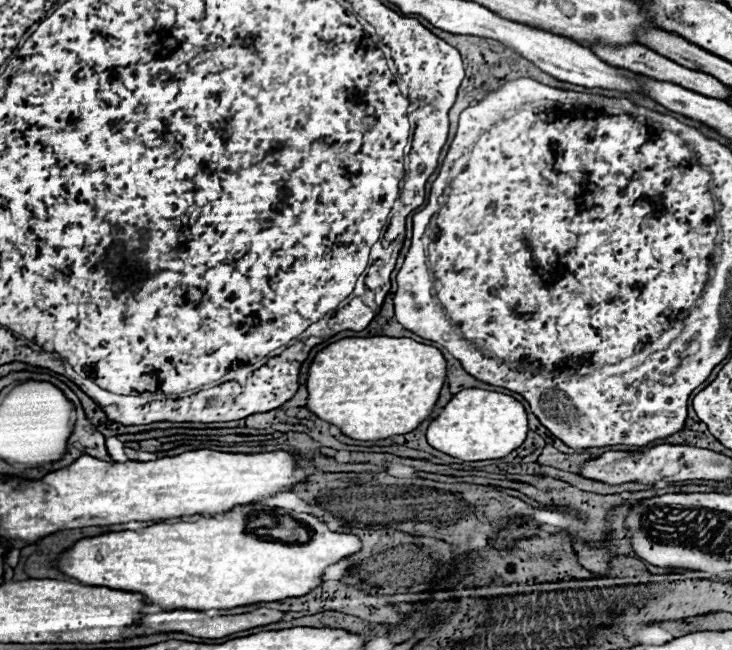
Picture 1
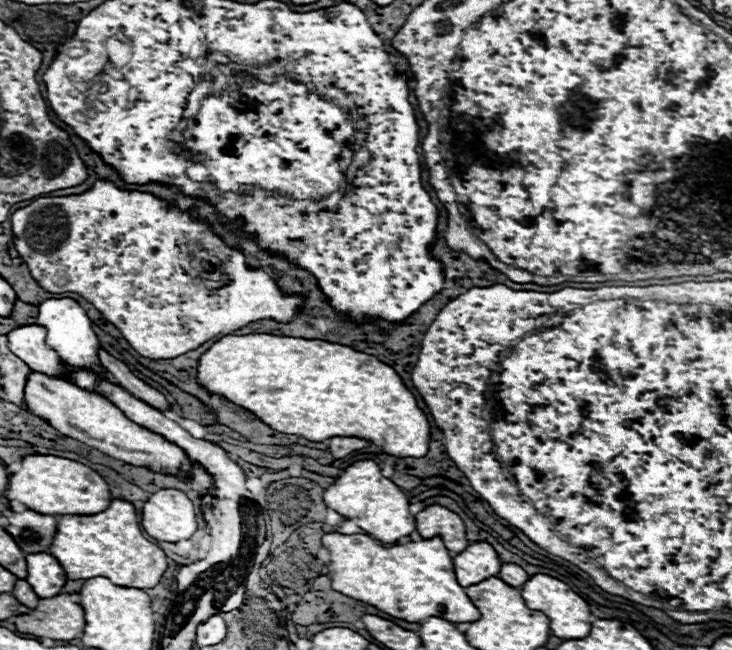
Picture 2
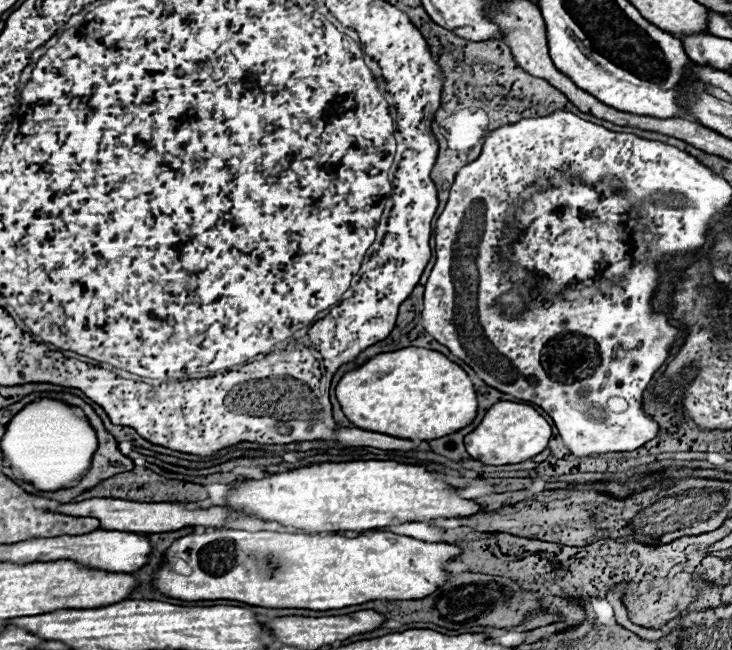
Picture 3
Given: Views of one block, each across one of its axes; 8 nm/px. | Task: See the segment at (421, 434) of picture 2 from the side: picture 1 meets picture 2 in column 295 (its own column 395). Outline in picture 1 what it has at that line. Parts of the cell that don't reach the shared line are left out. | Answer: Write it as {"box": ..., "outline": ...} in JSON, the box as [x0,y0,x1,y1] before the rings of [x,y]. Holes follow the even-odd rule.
{"box":[306,338,446,440],"outline":[[[342,338],[322,348],[308,368],[308,400],[306,408],[320,420],[340,428],[340,432],[354,440],[382,440],[396,434],[416,430],[432,412],[440,388],[446,378],[446,360],[434,346],[420,344],[412,338]]]}

